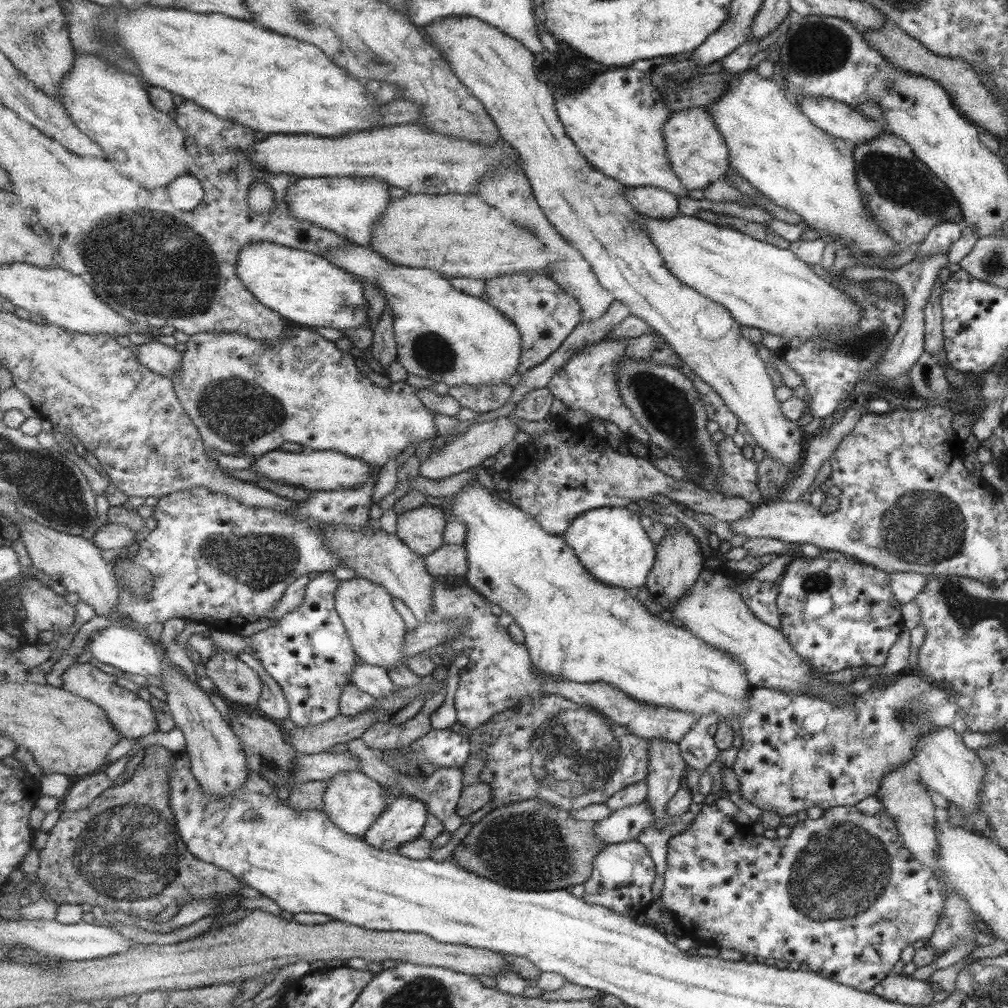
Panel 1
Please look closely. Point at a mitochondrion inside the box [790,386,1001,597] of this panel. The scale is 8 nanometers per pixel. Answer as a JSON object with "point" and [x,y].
{"point":[922,527]}

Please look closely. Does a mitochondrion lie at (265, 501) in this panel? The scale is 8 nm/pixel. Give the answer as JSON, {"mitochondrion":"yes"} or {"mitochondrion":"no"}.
{"mitochondrion":"no"}

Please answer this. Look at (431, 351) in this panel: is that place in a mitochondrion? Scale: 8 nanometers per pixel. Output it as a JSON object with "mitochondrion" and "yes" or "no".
{"mitochondrion":"yes"}

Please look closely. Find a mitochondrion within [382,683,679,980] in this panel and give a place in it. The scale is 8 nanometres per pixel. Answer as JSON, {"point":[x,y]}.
{"point":[572,756]}

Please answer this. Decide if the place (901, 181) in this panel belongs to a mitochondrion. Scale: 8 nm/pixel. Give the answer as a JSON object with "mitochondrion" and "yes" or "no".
{"mitochondrion":"yes"}

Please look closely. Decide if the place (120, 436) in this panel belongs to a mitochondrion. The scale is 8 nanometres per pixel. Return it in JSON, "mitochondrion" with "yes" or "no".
{"mitochondrion":"no"}

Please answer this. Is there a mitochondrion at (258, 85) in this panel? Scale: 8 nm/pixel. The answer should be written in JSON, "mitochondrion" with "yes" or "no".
{"mitochondrion":"no"}

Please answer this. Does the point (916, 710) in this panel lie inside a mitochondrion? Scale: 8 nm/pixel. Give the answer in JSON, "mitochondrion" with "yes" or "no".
{"mitochondrion":"yes"}

